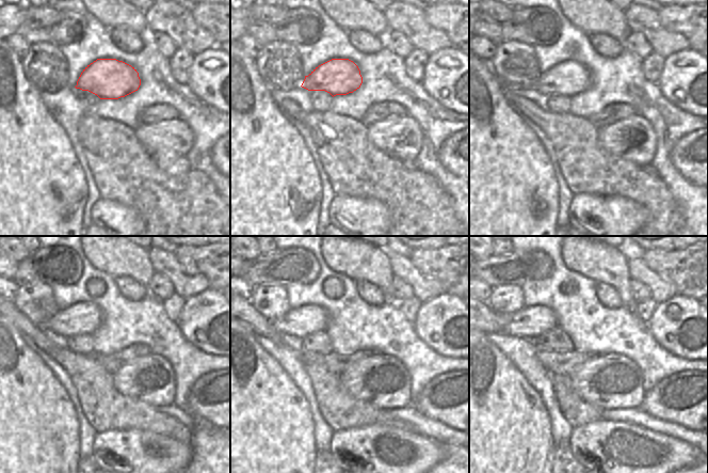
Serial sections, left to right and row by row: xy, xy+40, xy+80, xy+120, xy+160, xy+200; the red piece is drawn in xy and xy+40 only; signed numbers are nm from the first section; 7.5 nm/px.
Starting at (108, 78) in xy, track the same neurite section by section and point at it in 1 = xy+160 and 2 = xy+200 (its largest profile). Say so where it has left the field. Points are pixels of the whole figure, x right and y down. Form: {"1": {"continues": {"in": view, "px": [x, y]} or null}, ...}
{"1": {"continues": {"in": "xy+160", "px": [304, 320]}}, "2": {"continues": {"in": "xy+200", "px": [530, 321]}}}

